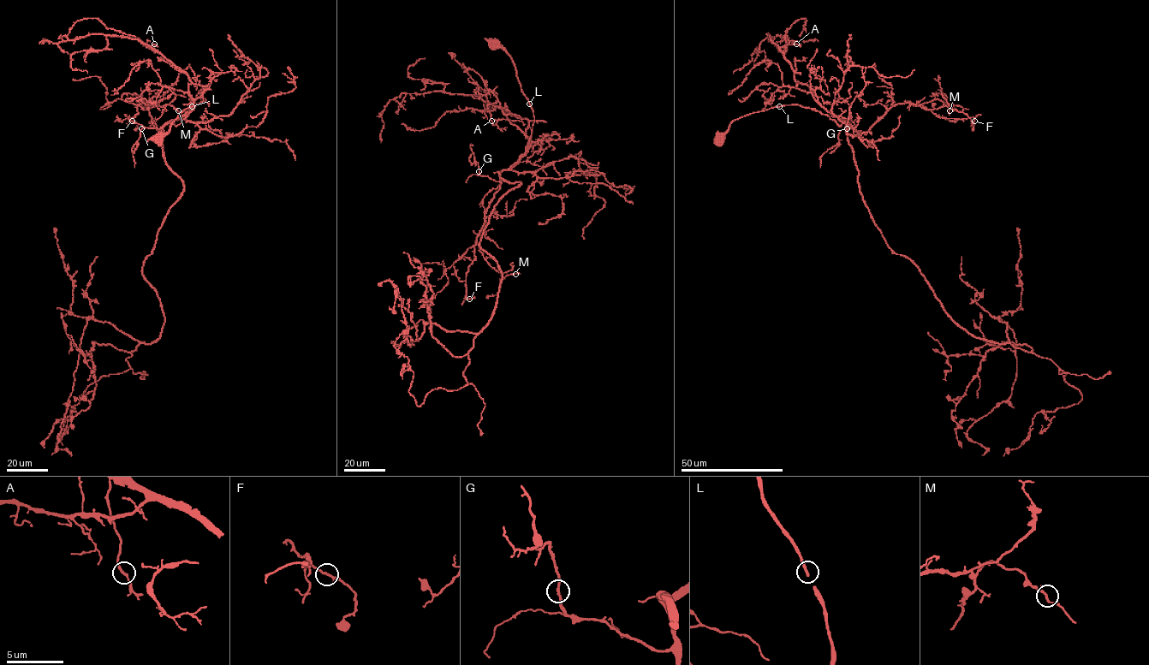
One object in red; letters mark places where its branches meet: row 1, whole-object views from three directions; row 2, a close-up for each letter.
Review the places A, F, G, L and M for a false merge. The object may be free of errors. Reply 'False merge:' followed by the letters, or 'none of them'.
False merge: none of them

